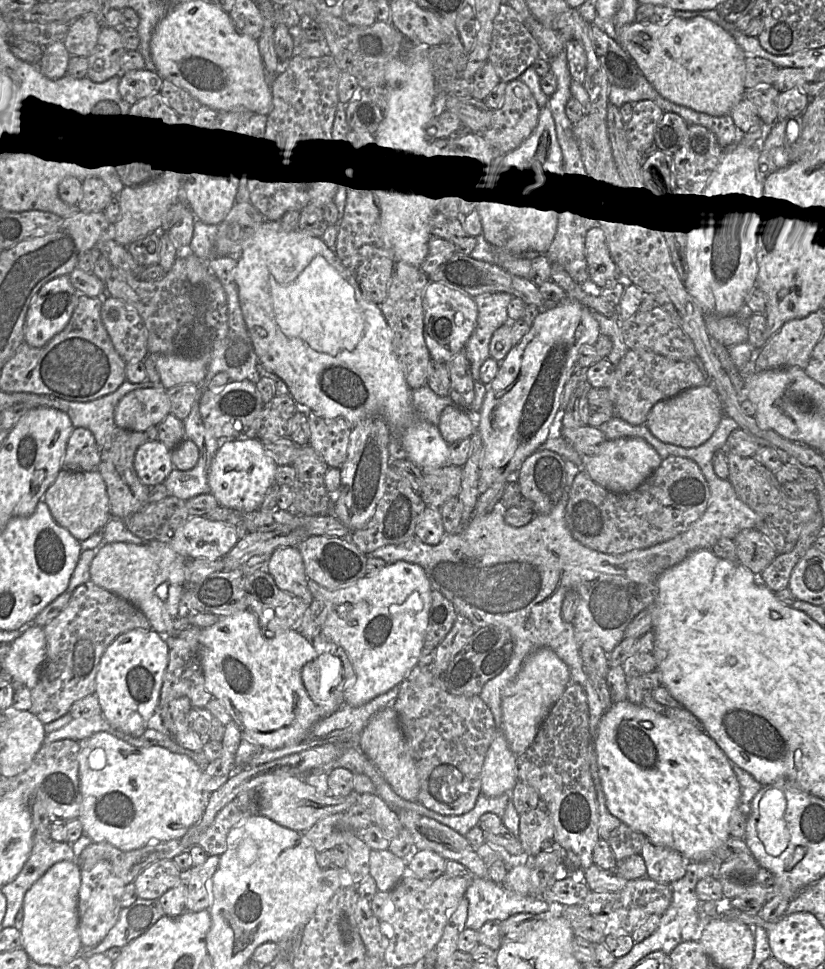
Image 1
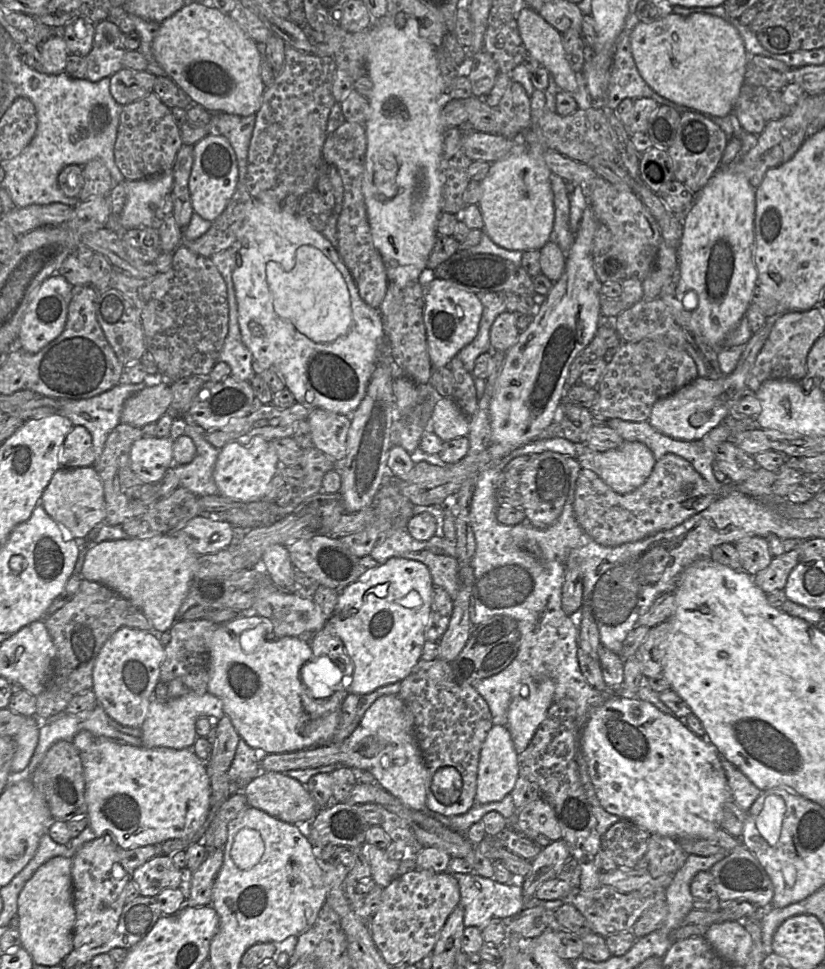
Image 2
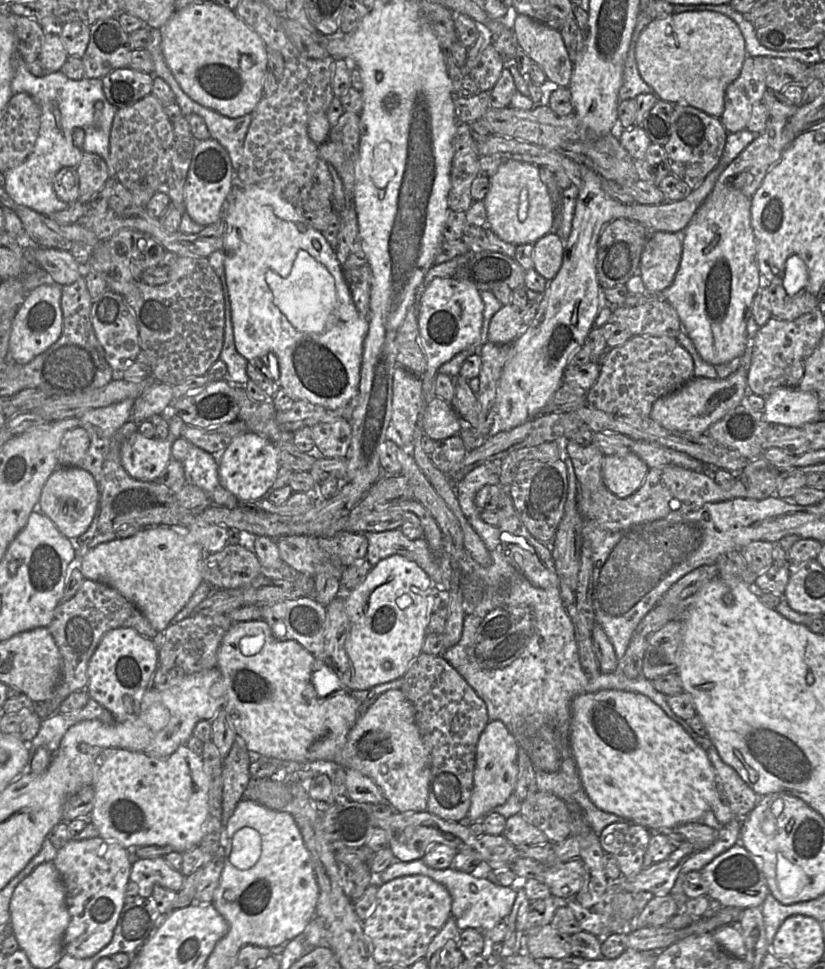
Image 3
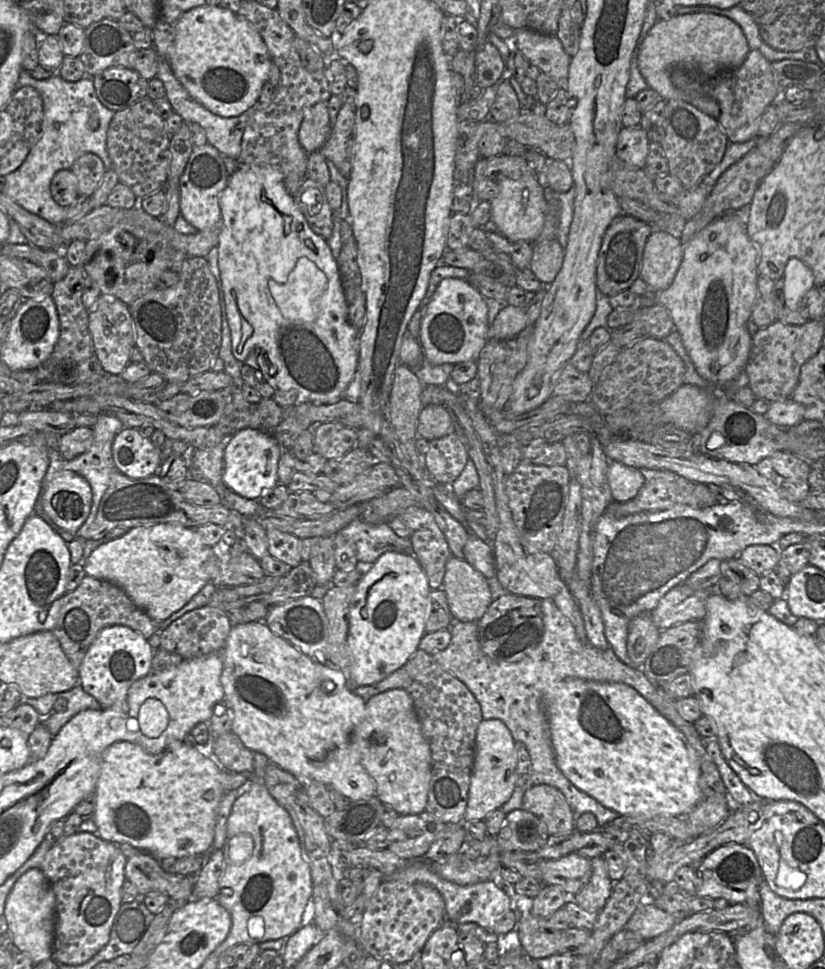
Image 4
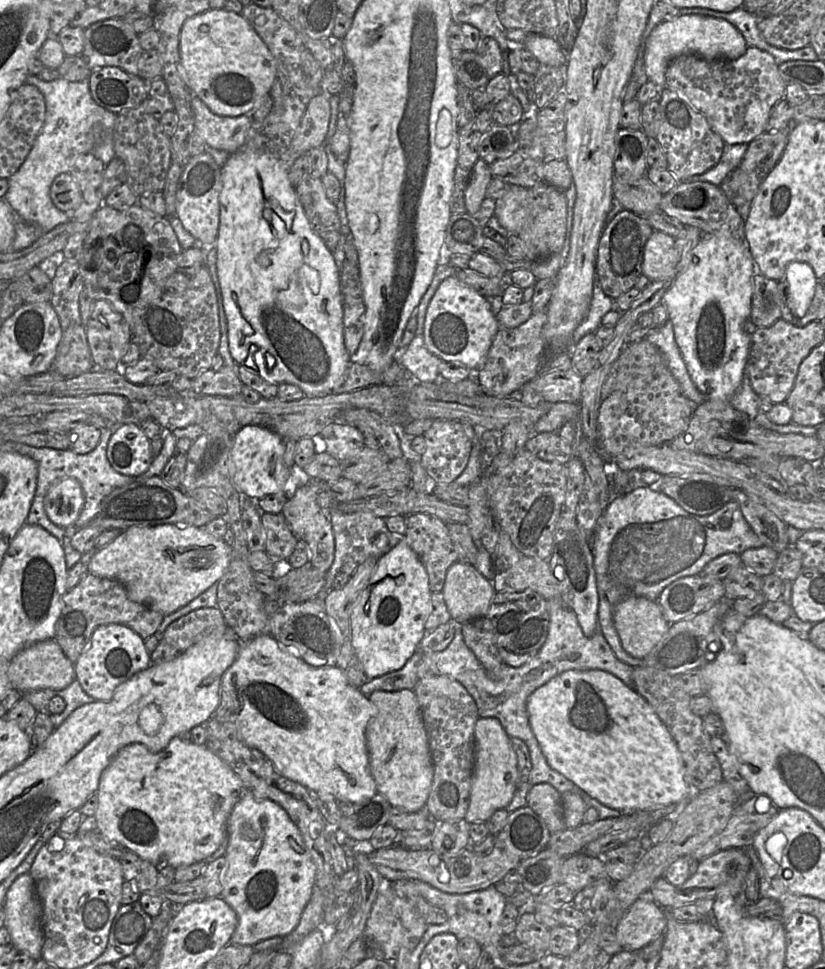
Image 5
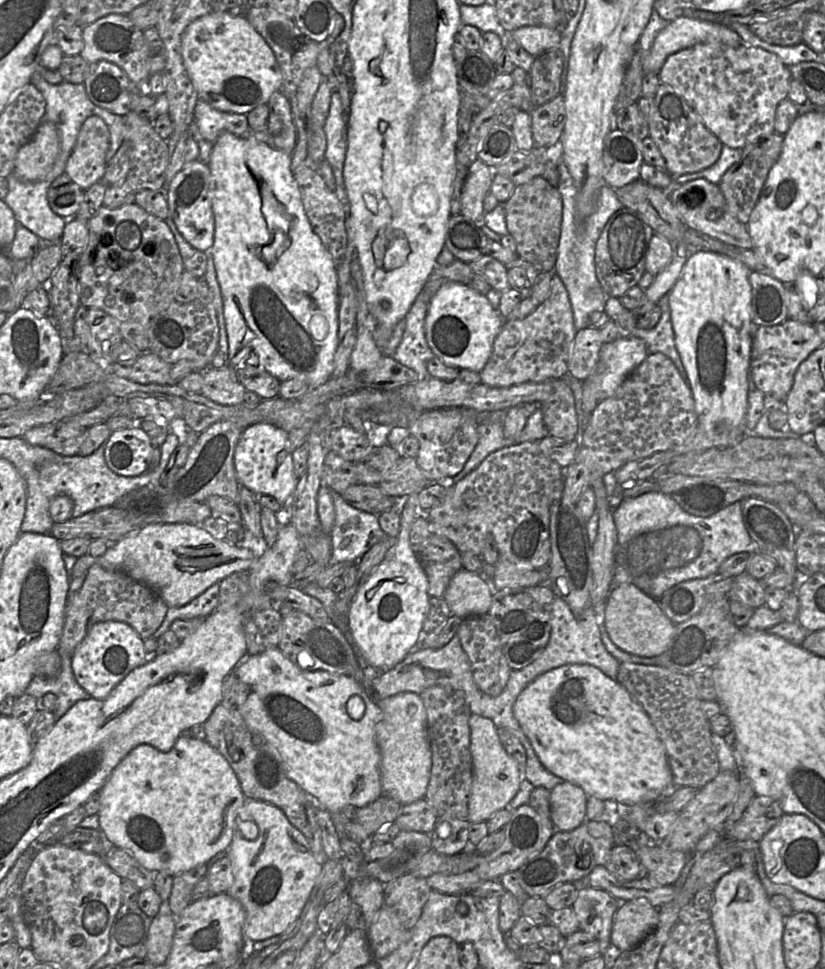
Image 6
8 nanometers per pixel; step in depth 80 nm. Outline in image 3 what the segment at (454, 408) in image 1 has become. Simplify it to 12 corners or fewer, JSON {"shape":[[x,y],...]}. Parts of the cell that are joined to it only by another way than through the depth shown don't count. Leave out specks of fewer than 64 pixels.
{"shape":[[434,397],[425,406],[422,427],[434,441],[461,431],[451,404]]}

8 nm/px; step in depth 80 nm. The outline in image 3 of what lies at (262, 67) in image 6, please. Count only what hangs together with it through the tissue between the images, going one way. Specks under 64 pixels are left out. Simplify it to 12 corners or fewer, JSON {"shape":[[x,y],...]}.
{"shape":[[213,1],[159,30],[193,101],[228,118],[263,98],[268,49]]}

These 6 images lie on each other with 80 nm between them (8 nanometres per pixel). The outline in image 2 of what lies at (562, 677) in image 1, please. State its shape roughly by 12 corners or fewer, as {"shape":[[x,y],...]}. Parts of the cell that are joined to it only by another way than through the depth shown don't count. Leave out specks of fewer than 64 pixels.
{"shape":[[550,678],[523,686],[508,709],[518,754],[554,703]]}

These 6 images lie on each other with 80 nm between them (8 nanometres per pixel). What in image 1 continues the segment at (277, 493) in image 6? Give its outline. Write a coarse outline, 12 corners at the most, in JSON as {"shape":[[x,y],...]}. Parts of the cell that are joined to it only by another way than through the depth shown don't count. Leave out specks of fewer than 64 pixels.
{"shape":[[258,438],[220,442],[208,473],[220,506],[260,509],[277,464]]}

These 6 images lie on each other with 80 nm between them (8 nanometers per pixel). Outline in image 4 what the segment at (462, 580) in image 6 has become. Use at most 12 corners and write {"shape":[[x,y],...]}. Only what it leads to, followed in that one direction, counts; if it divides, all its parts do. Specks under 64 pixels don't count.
{"shape":[[453,555],[442,589],[453,621],[478,622],[493,601],[488,579]]}

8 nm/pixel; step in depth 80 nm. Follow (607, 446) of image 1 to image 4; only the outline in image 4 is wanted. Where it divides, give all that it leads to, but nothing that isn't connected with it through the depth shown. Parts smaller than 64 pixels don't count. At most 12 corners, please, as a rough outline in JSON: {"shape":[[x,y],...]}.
{"shape":[[610,461],[613,500],[633,499],[645,482],[640,469]]}

